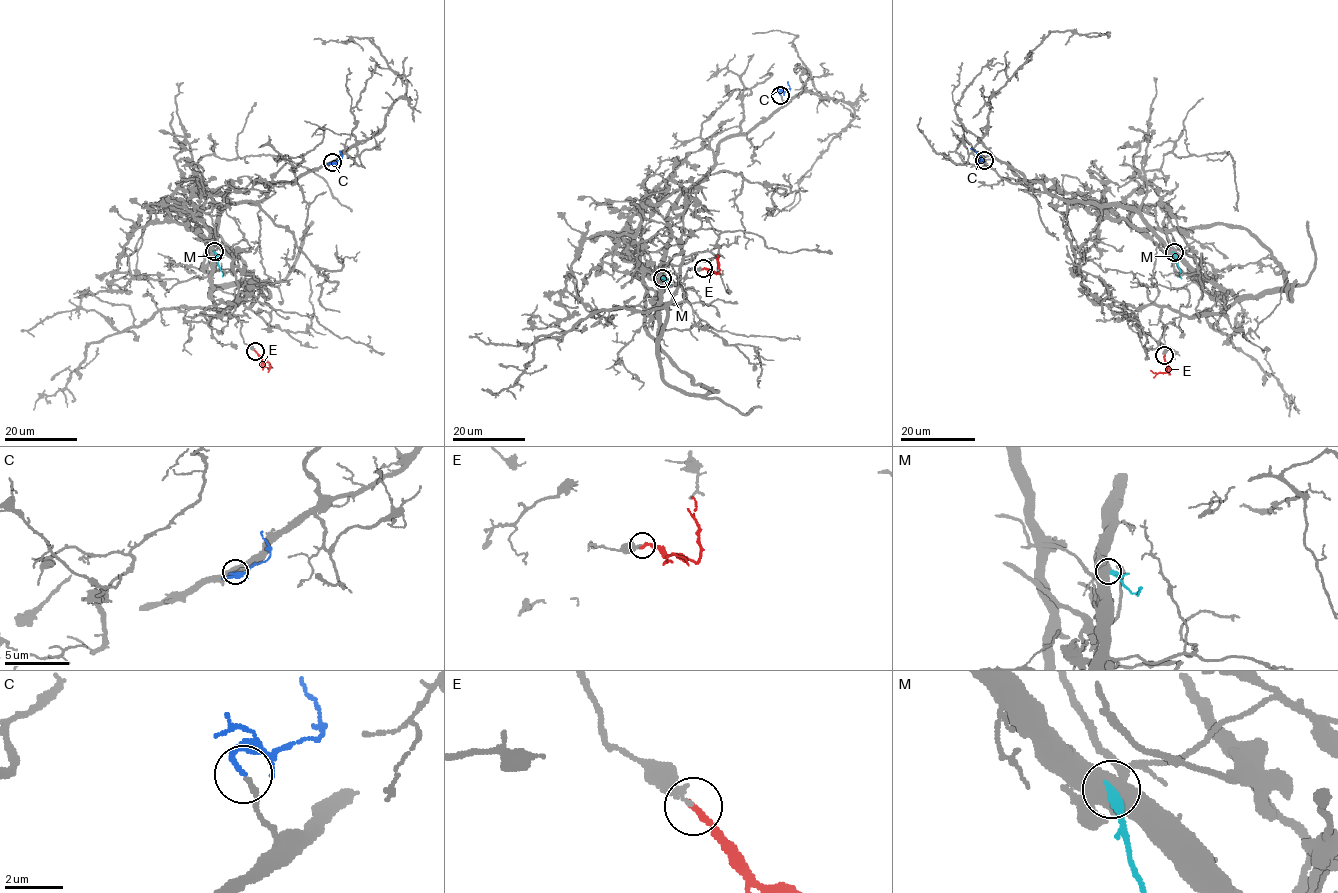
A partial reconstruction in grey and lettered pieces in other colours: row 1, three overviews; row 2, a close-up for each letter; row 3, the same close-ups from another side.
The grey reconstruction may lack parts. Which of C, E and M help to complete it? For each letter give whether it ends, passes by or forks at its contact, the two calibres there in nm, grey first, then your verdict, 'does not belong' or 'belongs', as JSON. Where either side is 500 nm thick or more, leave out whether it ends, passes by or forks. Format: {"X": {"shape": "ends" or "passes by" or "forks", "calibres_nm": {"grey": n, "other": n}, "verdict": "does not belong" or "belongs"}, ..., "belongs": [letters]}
{"C": {"shape": "ends", "calibres_nm": {"grey": 170, "other": 170}, "verdict": "belongs"}, "E": {"shape": "ends", "calibres_nm": {"grey": 180, "other": 240}, "verdict": "does not belong"}, "M": {"calibres_nm": {"grey": 800, "other": 360}, "verdict": "does not belong"}, "belongs": ["C"]}

